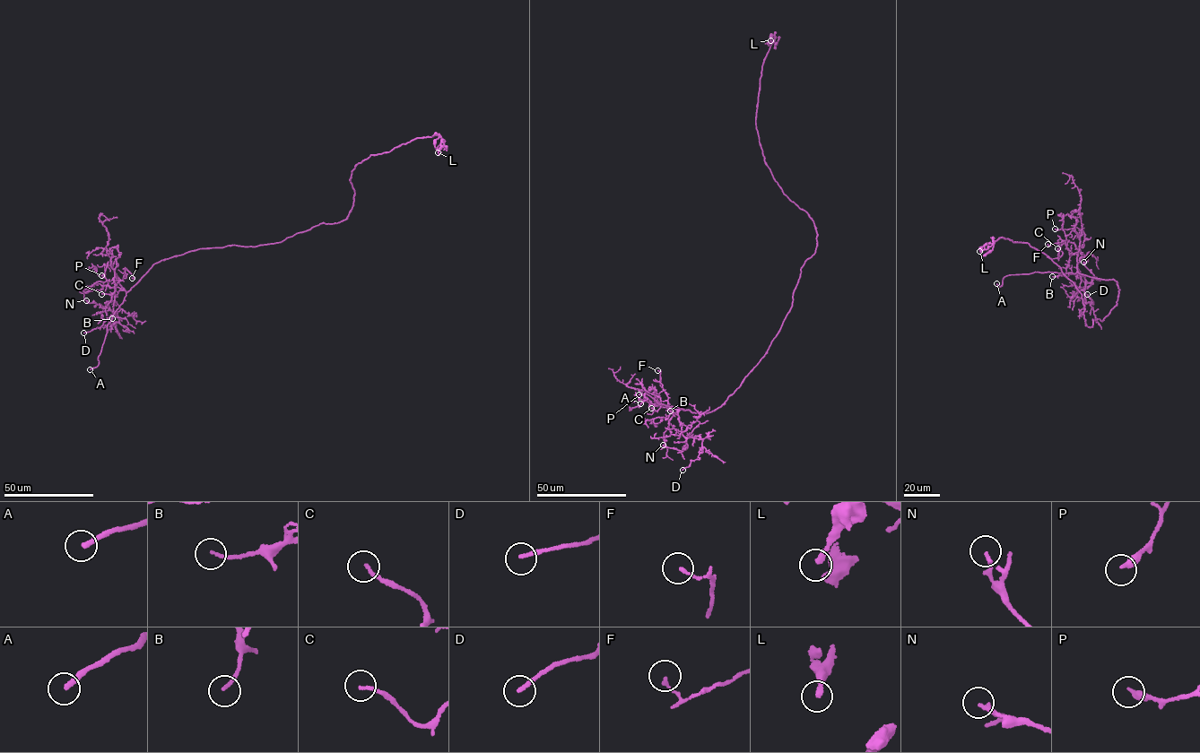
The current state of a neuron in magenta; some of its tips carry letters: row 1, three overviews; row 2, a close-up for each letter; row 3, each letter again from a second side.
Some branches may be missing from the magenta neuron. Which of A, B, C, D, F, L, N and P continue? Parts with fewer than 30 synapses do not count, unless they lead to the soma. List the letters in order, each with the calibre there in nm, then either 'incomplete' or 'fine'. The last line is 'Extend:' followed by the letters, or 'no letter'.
A: 240 nm | incomplete
B: 130 nm | fine
C: 160 nm | fine
D: 180 nm | fine
F: 130 nm | fine
L: 240 nm | fine
N: 120 nm | fine
P: 320 nm | fine
Extend: A

